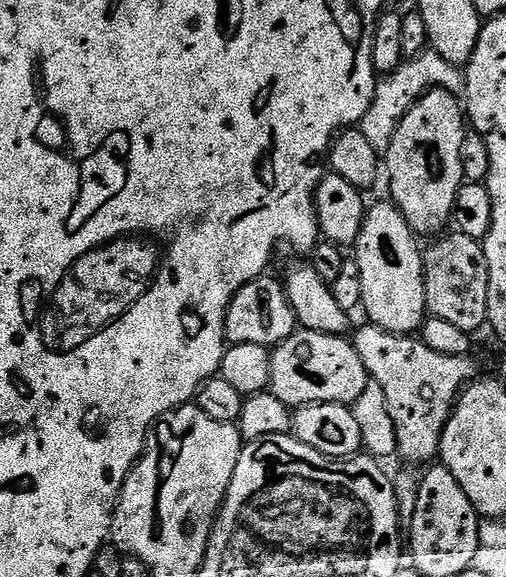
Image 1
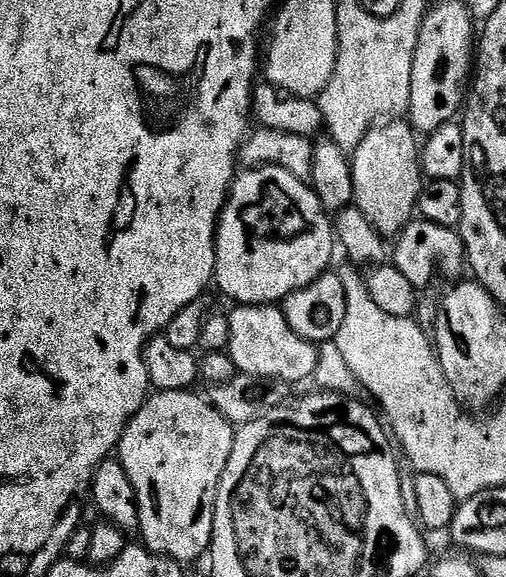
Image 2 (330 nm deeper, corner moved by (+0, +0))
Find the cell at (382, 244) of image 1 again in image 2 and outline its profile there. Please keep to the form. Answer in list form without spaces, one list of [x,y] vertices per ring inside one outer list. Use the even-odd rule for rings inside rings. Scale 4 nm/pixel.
[[[396,118],[391,122],[381,123],[379,126],[371,128],[362,138],[362,146],[351,153],[352,177],[354,178],[354,206],[370,218],[370,222],[380,231],[381,234],[389,238],[400,235],[400,231],[411,224],[418,212],[420,203],[420,191],[426,183],[424,169],[420,166],[421,141],[418,139],[411,123],[403,119]]]

